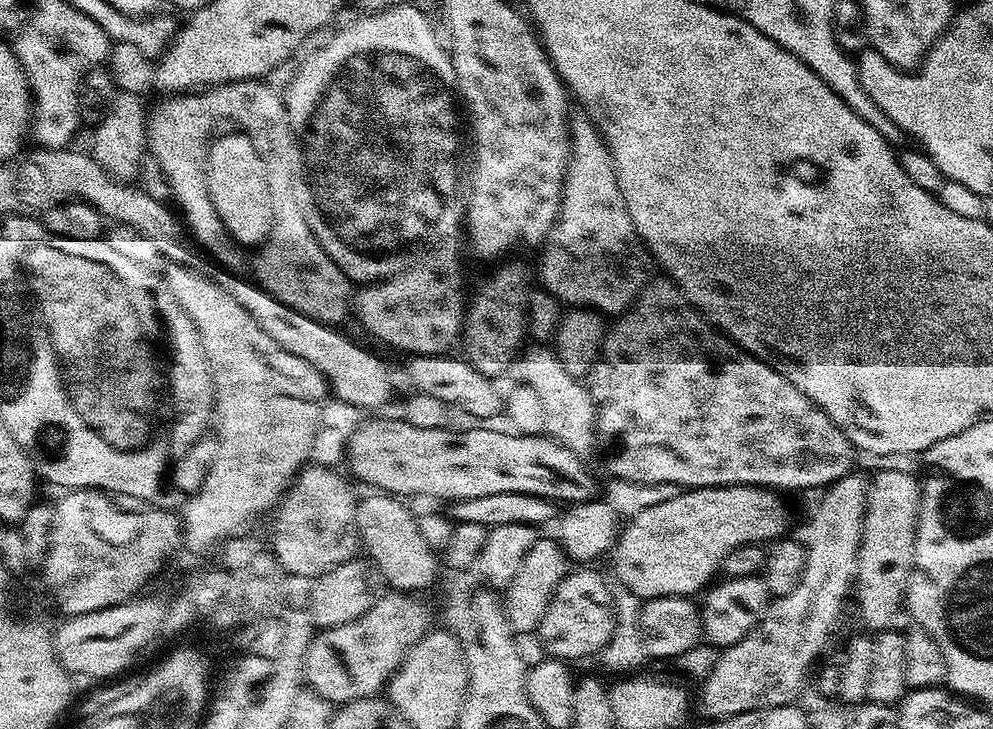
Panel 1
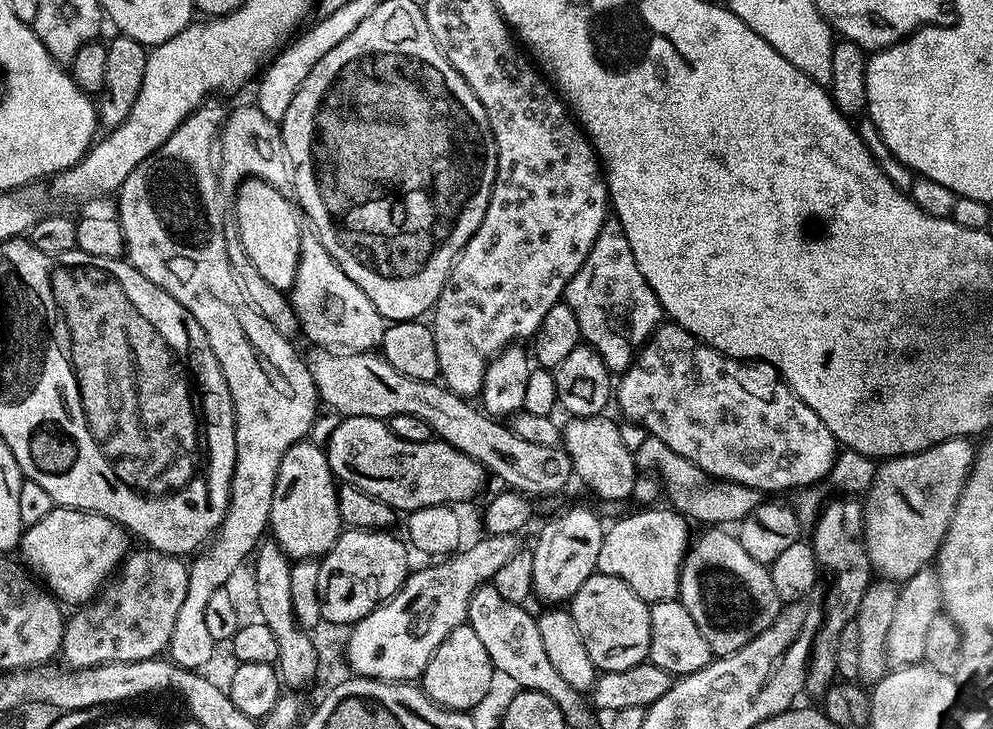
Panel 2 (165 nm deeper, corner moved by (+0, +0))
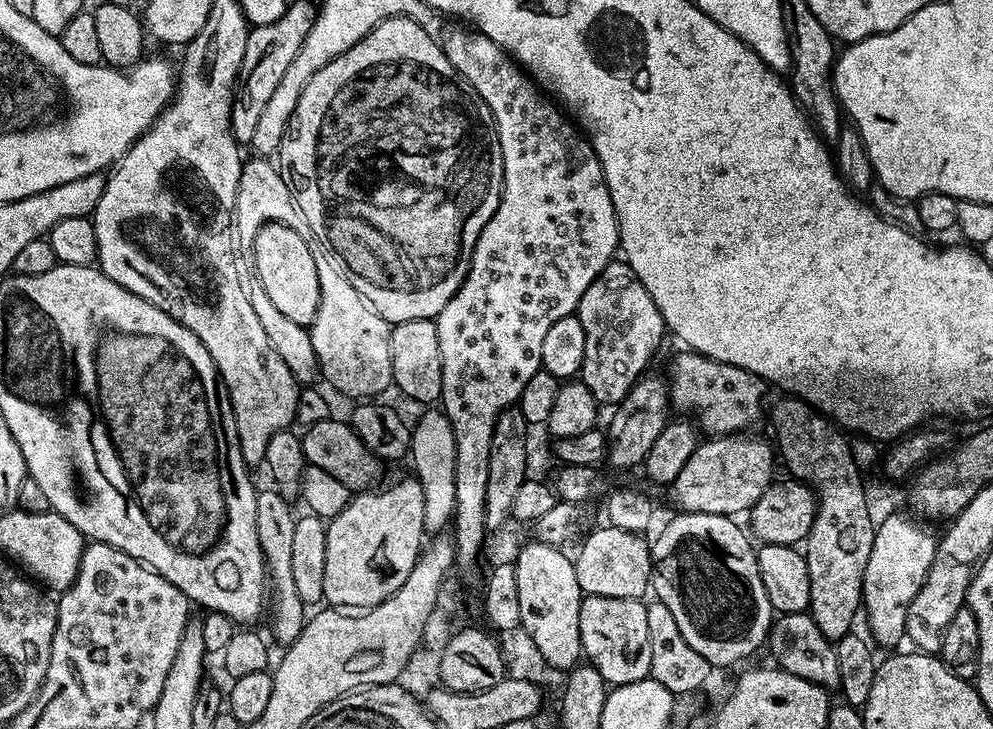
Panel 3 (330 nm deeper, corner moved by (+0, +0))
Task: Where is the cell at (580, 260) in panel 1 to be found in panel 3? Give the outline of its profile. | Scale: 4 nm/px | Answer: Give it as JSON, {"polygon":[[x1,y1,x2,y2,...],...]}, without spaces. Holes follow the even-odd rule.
{"polygon":[[613,262,604,267,604,275,590,282,586,294,582,294,578,315,586,330,586,356,579,379,601,405,615,406,641,379,652,348,658,347,660,339,666,336,662,314,632,275,632,267,627,262]]}

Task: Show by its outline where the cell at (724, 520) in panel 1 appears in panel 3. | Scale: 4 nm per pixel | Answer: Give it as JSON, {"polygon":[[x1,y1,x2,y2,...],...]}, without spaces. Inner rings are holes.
{"polygon":[[611,526,596,528,579,541,580,553,575,553,574,563,578,586,584,596,605,596,638,600,647,593,652,579,652,550,643,535,618,530],[585,539,585,540,584,540],[584,540,584,541,583,541]]}

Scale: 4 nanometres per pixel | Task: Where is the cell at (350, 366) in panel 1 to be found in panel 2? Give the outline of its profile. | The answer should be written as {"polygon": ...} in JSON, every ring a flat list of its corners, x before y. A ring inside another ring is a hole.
{"polygon":[[313,347,311,351,312,353,307,353,306,363,316,387,317,397,323,403,325,400,328,403,325,405,341,417,369,416,387,421,388,417,394,414,414,414,414,418,422,418,422,422,426,422,426,426,430,426,439,439,445,440,447,444,452,445,462,454,474,458,491,475,493,472,504,483,501,485,529,498,552,496,567,486,568,479,570,481,573,479,572,463,563,447,551,448,550,446,538,446,534,442,525,442,523,438,518,438,518,434,512,432,507,423,489,416,475,403,469,402,465,397,454,394,450,389,444,387,443,383,436,380,406,378,406,374,398,374,398,370,394,370,394,366,390,366,390,362,386,362,383,355,372,350,350,352]]}

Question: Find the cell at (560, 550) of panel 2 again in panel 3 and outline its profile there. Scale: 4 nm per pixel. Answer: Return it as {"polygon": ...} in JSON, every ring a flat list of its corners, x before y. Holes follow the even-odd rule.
{"polygon":[[647,376,637,380,634,387,624,395,624,399,615,405,613,412,616,413,613,414,608,428,606,427,608,437,606,460,616,468,643,465,650,446,654,446,658,434,662,434,665,424,670,419,670,393,667,383,656,376]]}

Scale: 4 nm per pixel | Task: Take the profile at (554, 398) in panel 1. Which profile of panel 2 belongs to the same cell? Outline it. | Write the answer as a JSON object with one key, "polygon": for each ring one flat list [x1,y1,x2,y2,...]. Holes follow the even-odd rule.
{"polygon":[[608,414,573,416,565,421,562,424,562,447,570,458,575,479,580,479,600,502,631,497,636,491,638,469,630,444,628,448,619,426]]}

